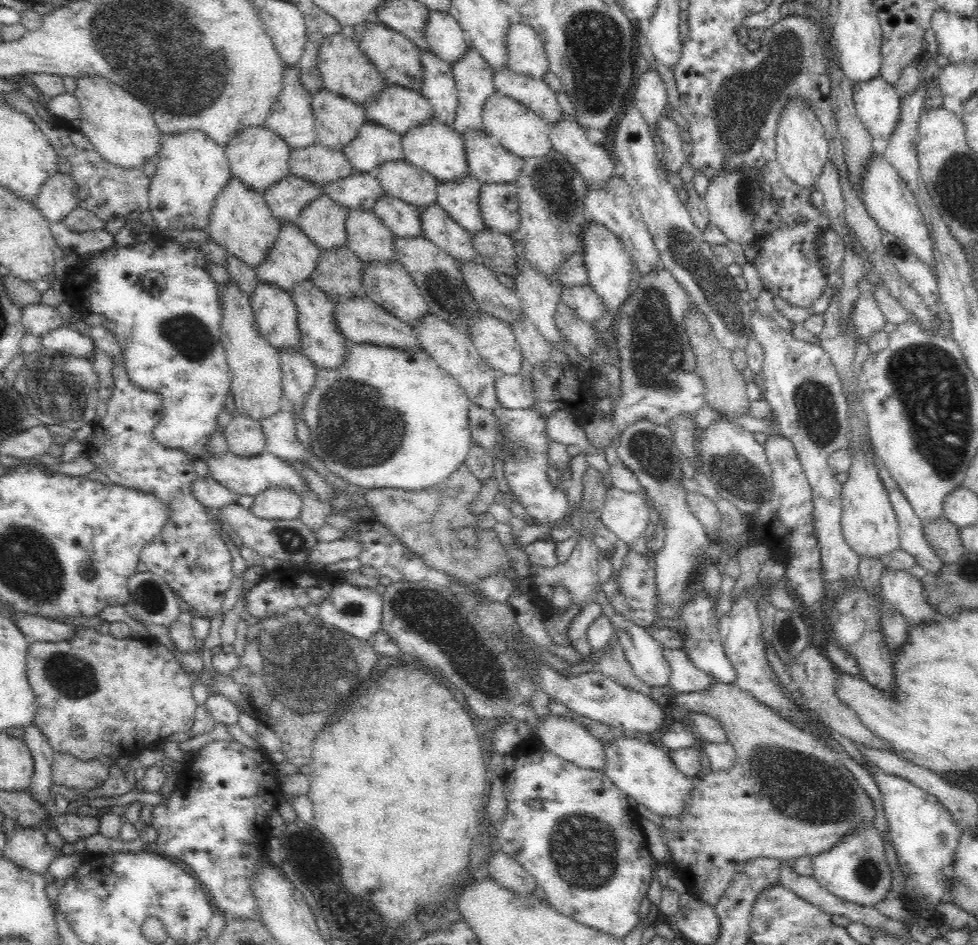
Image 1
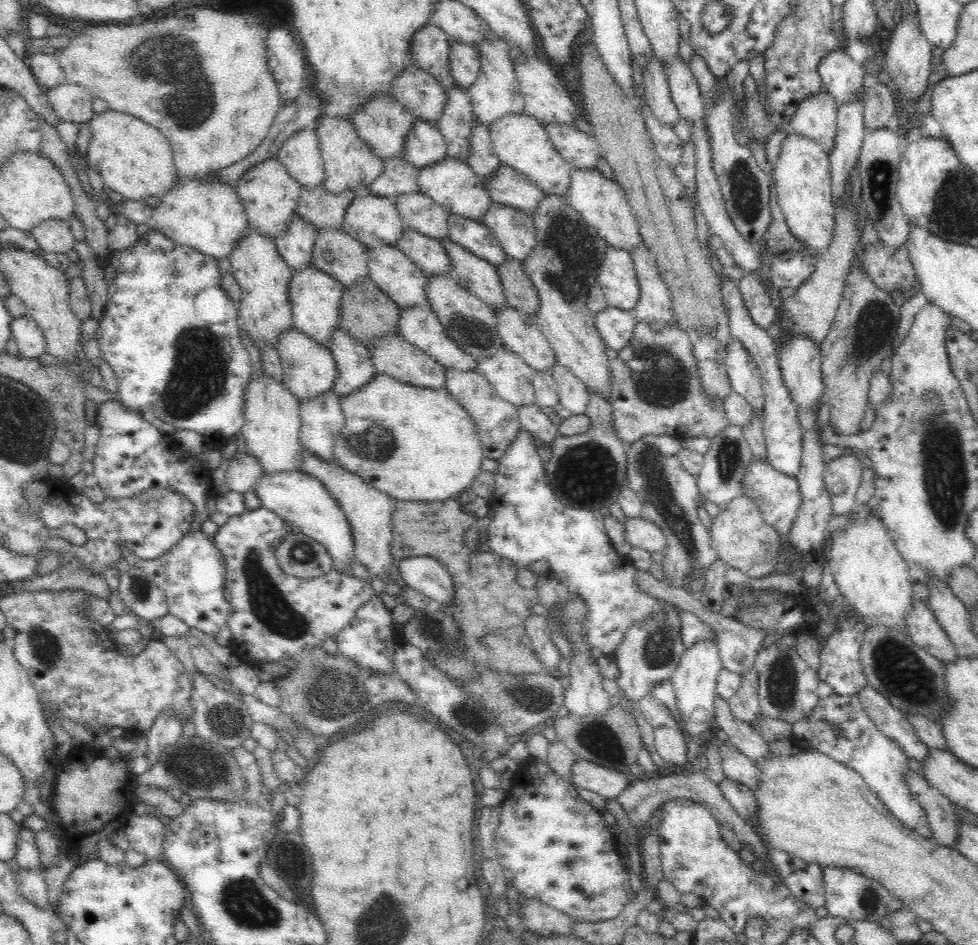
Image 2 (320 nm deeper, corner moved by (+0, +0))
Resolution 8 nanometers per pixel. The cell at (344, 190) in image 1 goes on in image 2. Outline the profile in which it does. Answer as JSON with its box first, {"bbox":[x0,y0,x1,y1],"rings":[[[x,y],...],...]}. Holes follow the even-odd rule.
{"bbox":[342,194,406,248],"rings":[[[356,194],[344,215],[342,230],[364,248],[382,245],[396,247],[406,230],[400,218],[396,197]]]}

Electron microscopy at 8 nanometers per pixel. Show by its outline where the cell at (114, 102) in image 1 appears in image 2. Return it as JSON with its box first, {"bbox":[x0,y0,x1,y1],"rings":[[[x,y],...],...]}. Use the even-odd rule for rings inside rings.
{"bbox":[87,110,179,202],"rings":[[[112,110],[94,114],[88,124],[92,131],[91,143],[87,147],[90,167],[102,178],[106,189],[117,192],[122,198],[121,200],[144,202],[149,196],[160,197],[167,193],[176,181],[179,181],[171,146],[168,144],[166,137],[156,127],[144,123],[135,116]]]}

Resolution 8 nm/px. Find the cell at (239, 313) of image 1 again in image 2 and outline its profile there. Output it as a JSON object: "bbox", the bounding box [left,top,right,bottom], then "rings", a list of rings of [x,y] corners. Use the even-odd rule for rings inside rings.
{"bbox":[239,373,302,473],"rings":[[[266,373],[250,379],[245,388],[245,423],[239,436],[245,442],[248,455],[256,457],[256,462],[260,463],[263,473],[302,472],[299,408],[298,399],[283,383],[274,381]]]}

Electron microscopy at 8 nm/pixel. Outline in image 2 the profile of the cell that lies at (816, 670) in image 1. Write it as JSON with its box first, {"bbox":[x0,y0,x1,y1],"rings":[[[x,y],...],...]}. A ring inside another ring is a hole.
{"bbox":[906,769,959,848],"rings":[[[911,769],[907,772],[906,779],[910,791],[915,795],[928,819],[929,840],[955,848],[959,837],[959,823],[954,815],[955,803]]]}

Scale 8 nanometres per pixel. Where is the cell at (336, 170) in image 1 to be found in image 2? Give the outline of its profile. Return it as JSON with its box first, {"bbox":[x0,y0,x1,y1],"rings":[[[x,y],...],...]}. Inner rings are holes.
{"bbox":[295,184,355,232],"rings":[[[324,184],[313,189],[301,189],[295,214],[312,224],[316,232],[342,230],[345,212],[355,195],[354,191],[332,194],[326,191]]]}

